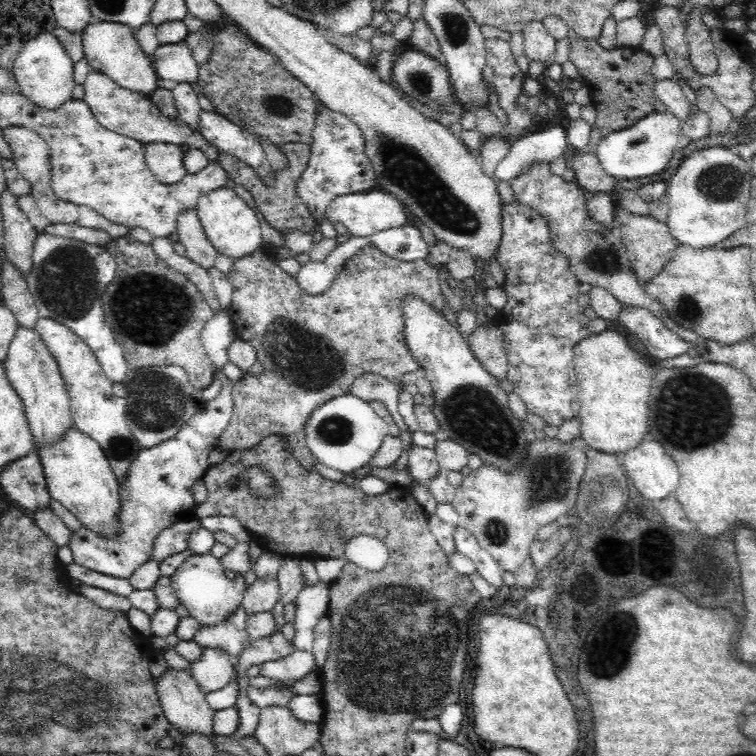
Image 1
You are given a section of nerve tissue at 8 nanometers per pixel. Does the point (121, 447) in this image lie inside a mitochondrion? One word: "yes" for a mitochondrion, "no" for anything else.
yes

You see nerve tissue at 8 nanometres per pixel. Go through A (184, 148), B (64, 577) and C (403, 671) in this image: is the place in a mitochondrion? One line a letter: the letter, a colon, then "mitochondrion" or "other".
A: other
B: other
C: mitochondrion

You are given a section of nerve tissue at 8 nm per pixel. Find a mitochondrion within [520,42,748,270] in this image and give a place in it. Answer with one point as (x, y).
(722, 182)

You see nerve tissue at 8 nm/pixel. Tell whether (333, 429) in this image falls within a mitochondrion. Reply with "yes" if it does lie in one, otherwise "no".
yes

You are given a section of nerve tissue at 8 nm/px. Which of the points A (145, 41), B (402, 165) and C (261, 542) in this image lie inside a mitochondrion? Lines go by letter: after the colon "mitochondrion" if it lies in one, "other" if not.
A: other
B: mitochondrion
C: other

